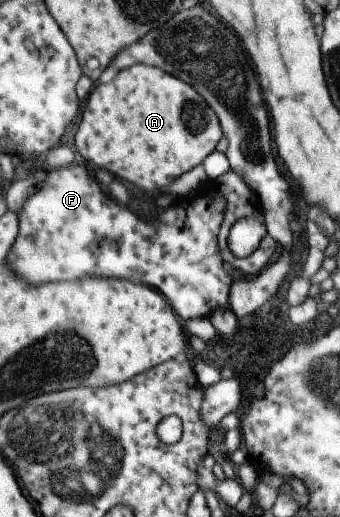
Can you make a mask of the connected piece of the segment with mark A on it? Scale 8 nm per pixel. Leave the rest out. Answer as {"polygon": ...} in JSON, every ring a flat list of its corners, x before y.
{"polygon":[[152,65,131,66,119,72,113,82,95,86,88,96,87,110,83,110,79,132,74,139,77,150,91,164,105,168,111,174,119,176,121,180,133,182,143,190,155,192,171,186,183,174,203,164,213,152,216,152,217,144,224,139,224,130,219,118,215,110,209,108,207,100,181,78,167,74,165,70]]}

